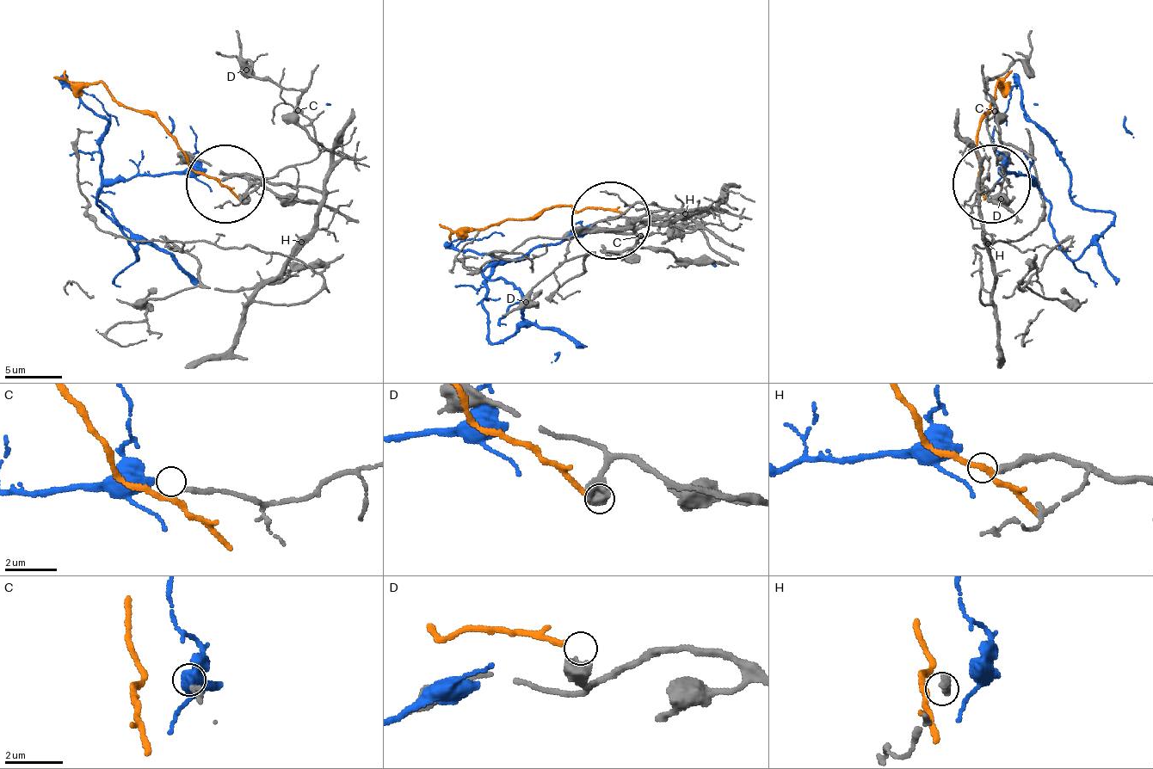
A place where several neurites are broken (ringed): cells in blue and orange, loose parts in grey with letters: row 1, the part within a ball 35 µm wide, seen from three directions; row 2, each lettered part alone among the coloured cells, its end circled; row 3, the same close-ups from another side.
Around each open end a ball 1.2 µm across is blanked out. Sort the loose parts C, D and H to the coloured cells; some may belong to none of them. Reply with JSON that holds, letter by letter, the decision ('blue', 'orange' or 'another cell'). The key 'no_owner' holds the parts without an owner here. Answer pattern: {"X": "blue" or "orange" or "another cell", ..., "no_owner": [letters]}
{"C": "blue", "D": "orange", "H": "another cell", "no_owner": ["H"]}

